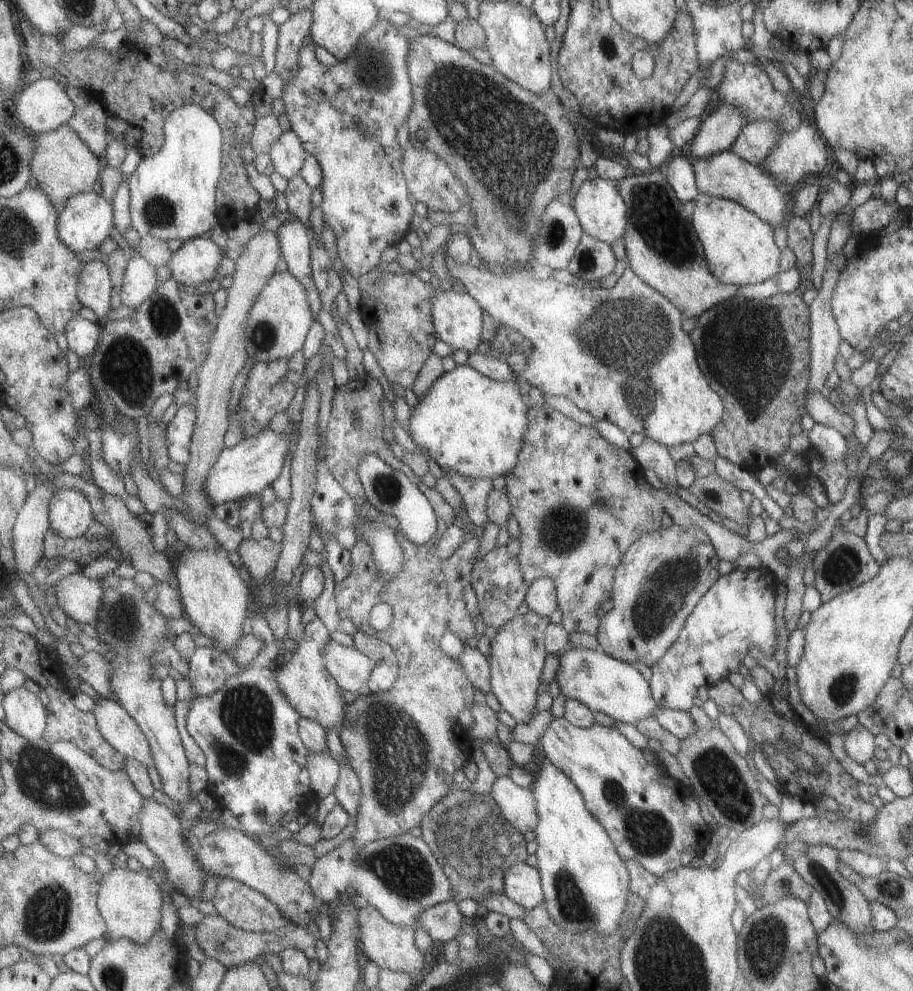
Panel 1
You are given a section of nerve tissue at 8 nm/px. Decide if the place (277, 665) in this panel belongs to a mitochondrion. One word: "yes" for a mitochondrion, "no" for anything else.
no

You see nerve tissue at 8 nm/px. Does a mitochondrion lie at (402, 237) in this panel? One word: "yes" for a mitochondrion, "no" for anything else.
no

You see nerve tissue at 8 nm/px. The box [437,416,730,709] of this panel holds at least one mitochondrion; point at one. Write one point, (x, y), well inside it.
(655, 609)

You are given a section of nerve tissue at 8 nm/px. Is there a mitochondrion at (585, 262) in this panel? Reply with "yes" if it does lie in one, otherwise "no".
yes

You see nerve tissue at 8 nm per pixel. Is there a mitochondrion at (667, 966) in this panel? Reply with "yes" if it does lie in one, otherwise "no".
yes

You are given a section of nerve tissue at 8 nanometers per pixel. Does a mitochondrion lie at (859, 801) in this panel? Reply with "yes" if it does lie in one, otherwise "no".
no

